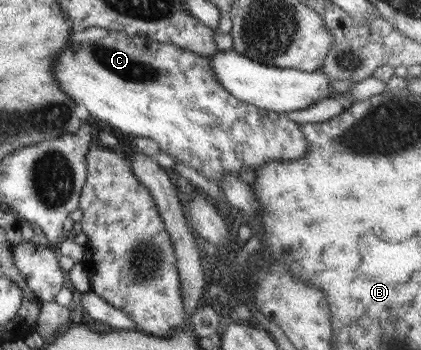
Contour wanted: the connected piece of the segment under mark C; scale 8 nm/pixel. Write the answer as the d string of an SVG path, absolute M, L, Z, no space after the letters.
M89 27L72 35L72 47L60 55L54 71L60 88L76 105L84 105L88 109L90 120L104 121L114 130L128 135L153 139L176 161L176 170L181 162L182 169L196 169L217 184L224 175L240 177L240 171L246 167L256 170L270 161L294 161L308 153L308 140L300 130L300 124L290 120L286 114L232 97L218 82L210 58L180 49L176 44L160 43L142 35L132 38L120 31Z

